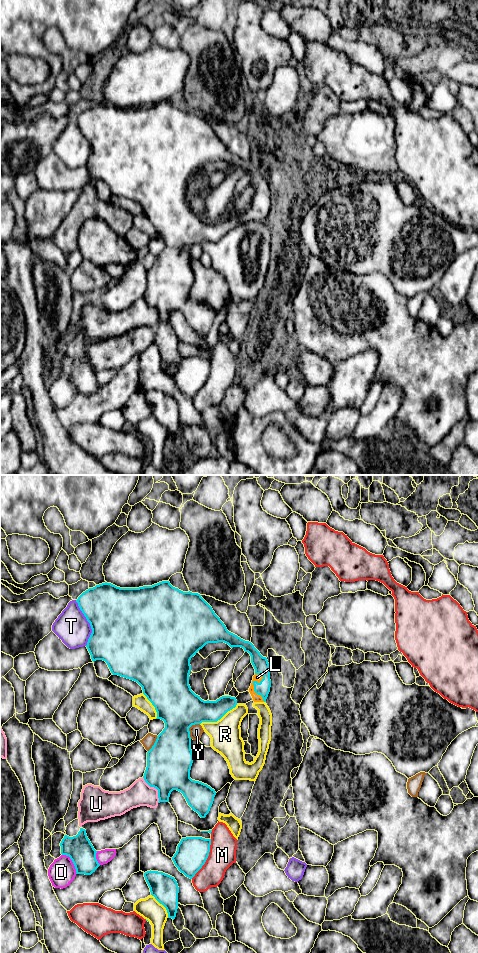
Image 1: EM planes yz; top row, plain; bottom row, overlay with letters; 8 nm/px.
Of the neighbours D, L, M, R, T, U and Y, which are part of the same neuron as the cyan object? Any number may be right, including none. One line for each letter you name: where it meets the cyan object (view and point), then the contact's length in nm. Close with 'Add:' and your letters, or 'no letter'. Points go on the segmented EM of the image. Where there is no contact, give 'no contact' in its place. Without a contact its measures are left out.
L: yz (253, 683) | 240 nm
Add: L

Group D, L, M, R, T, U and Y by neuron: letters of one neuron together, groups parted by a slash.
D / L / M / R / T / U / Y

